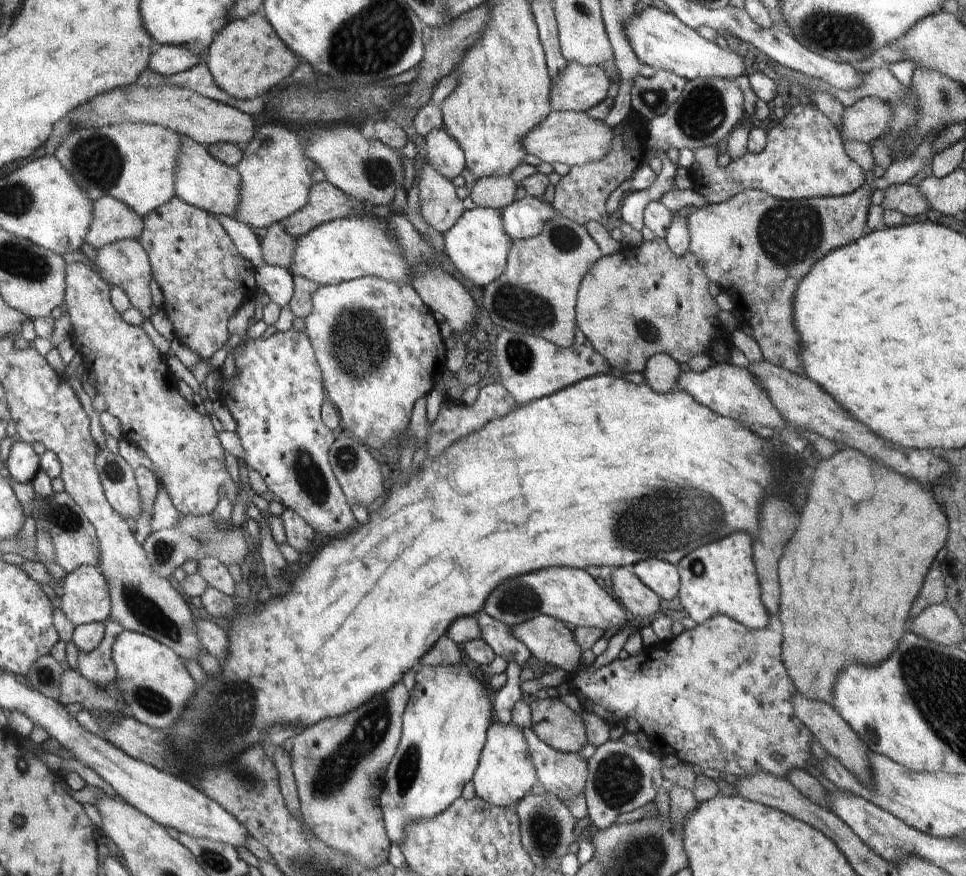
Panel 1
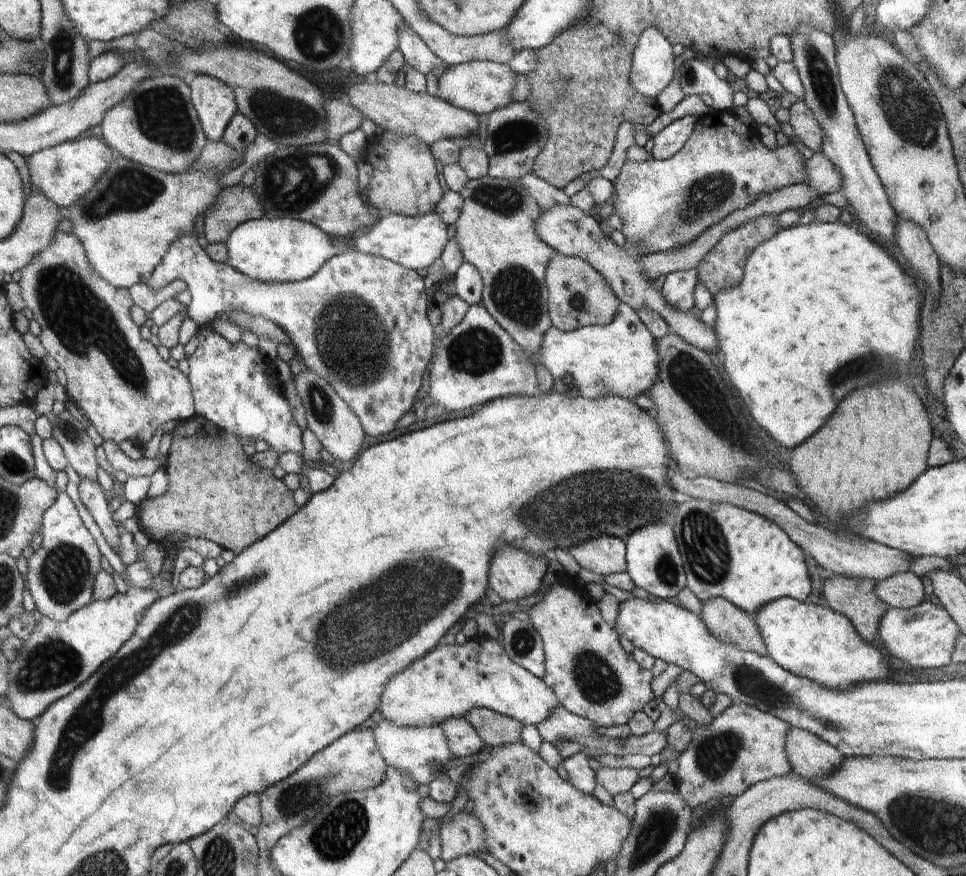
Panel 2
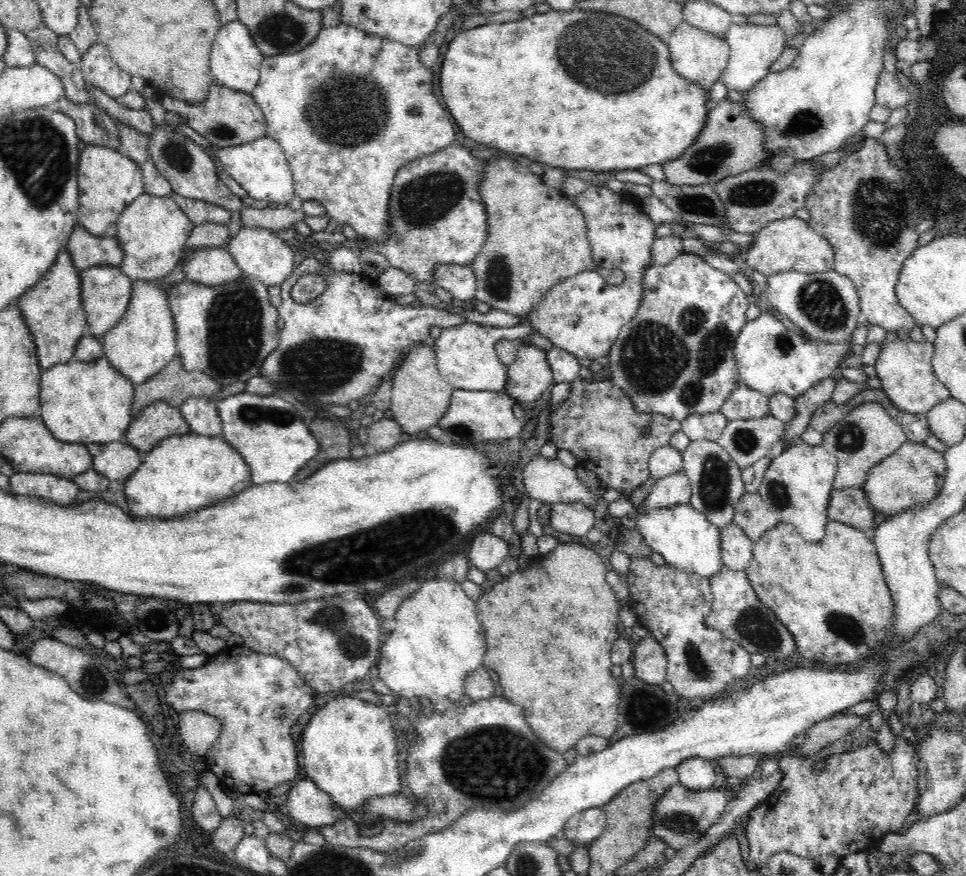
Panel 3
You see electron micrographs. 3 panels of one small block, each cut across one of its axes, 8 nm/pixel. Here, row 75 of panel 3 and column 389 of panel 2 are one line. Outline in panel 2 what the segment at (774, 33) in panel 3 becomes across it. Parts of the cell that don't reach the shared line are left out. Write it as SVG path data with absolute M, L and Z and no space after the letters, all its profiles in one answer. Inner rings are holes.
M384 720L372 729L372 732L386 766L406 772L417 785L428 786L437 776L445 775L452 768L450 761L453 755L440 727L398 726L394 722Z

